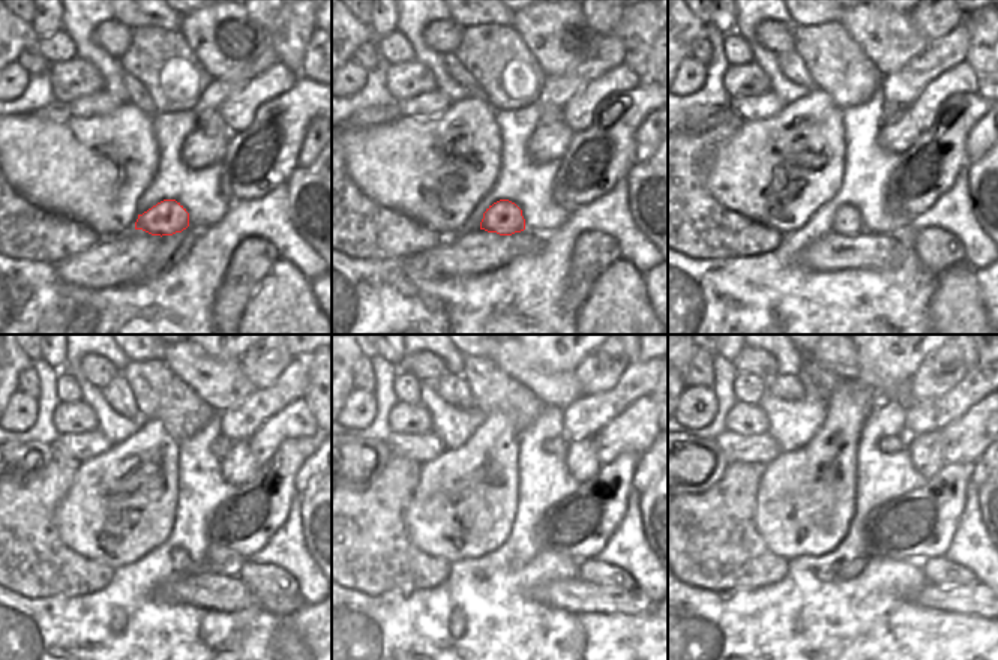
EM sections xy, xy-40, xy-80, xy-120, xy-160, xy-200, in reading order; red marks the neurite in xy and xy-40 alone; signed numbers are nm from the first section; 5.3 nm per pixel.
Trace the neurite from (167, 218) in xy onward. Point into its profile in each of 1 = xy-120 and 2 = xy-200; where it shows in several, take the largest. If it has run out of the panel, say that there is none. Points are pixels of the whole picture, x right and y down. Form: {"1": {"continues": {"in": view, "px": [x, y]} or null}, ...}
{"1": {"continues": {"in": "xy-120", "px": [180, 563]}}, "2": {"continues": {"in": "xy-200", "px": [850, 569]}}}

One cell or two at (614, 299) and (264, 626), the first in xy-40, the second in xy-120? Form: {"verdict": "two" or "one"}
{"verdict": "two"}

